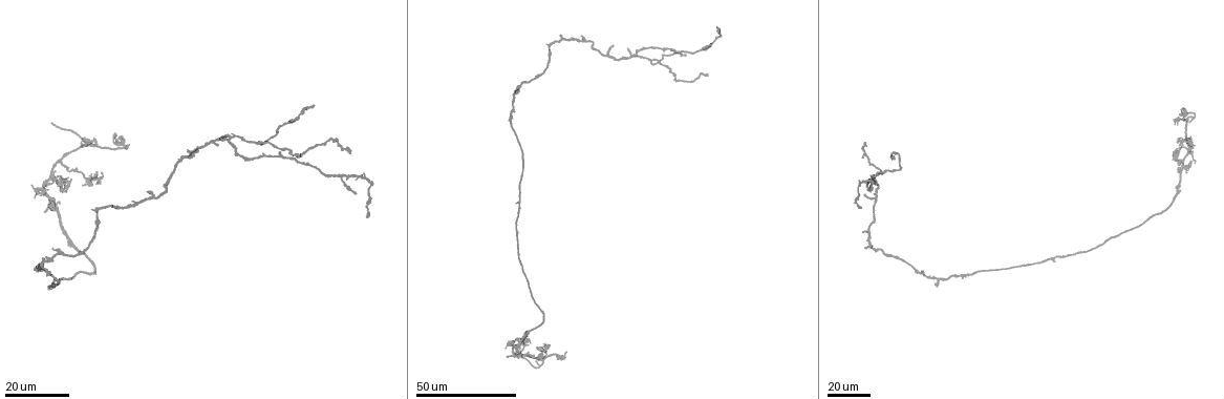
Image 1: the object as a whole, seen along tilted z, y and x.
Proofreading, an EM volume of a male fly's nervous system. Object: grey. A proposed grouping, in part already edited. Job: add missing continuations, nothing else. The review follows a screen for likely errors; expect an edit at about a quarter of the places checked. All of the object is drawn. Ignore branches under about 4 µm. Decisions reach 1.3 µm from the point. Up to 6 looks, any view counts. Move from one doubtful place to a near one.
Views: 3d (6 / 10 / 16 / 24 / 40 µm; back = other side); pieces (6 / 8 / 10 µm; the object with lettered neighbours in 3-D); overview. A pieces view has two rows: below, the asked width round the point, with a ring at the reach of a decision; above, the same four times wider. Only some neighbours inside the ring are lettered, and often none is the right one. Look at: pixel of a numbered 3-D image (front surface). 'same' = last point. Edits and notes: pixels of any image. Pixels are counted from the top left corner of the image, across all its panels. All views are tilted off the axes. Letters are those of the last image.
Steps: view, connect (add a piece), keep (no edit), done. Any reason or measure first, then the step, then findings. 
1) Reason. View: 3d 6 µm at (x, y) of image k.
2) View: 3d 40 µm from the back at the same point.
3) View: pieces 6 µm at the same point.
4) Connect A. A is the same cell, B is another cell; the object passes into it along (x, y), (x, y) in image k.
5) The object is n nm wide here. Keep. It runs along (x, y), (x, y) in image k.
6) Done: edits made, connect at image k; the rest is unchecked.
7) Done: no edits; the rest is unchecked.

An open end. View: 3d 24 µm at (861, 155) of image 1.

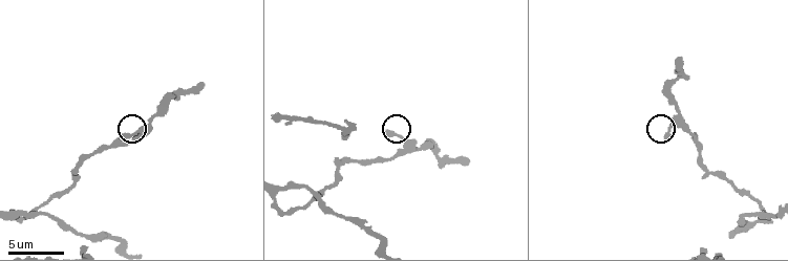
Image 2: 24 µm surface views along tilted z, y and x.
See the neighbours. View: pieces 6 µm at (385, 132) of image 2.

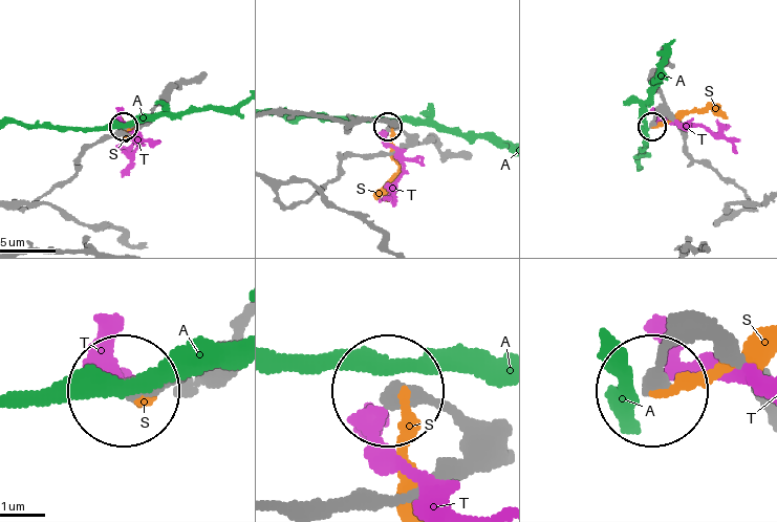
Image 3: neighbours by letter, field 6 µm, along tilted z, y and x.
The object is 420 nm wide here. Keep. A, S and T are other cells; it runs along (276, 194), (293, 207), (349, 156), (395, 150), (387, 128) in image 3; no lettered piece goes on from it.

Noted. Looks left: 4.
An open end. View: 3d 6 µm at (201, 85) of image 2.

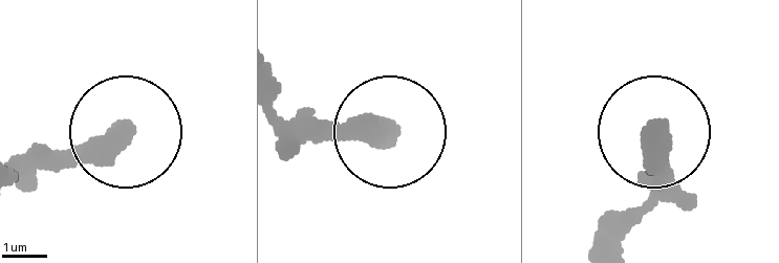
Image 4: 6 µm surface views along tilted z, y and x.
What lies round it. View: pieces 10 µm at (126, 128) of image 4.

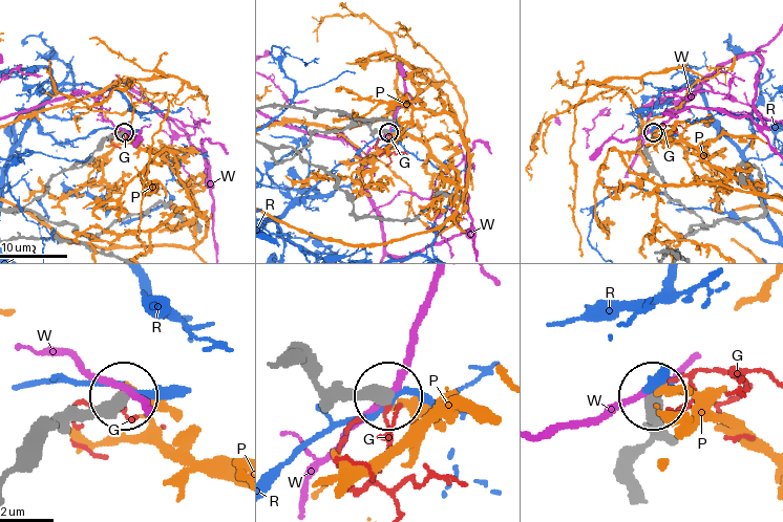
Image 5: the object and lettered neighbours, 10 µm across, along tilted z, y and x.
Keep. G, P, R and W are other cells; none of them fits.

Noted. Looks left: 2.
View: 3d 40 µm at (356, 194) of image 1.

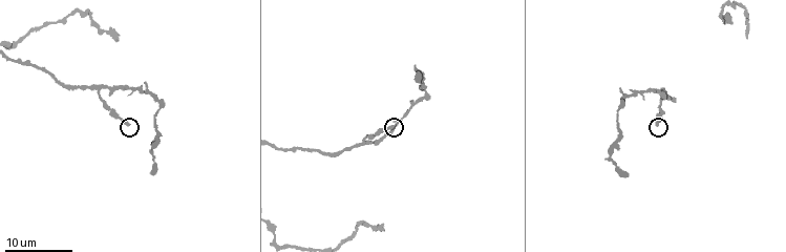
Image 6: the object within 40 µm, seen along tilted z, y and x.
View: pieces 8 µm at (129, 126) of image 6.

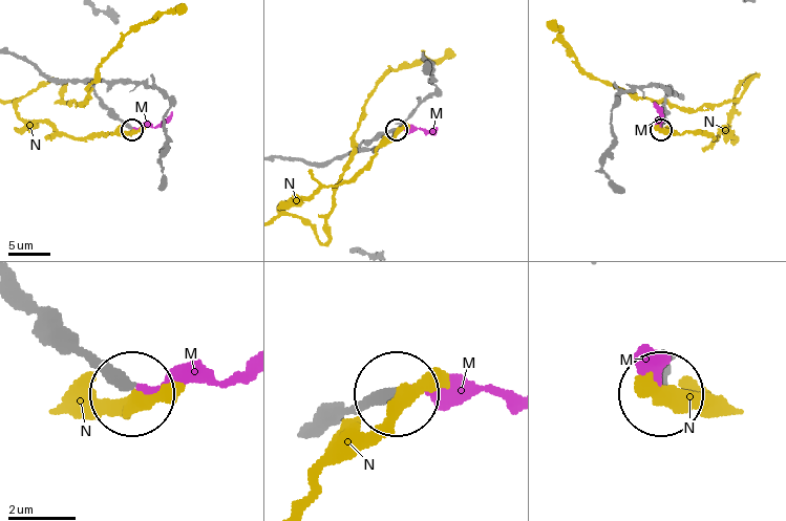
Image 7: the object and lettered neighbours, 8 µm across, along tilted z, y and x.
Connect M. M is the same cell, N is another cell; it goes on there.

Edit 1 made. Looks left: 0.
Done: edits made, connect at image 7; the rest is unchecked.

